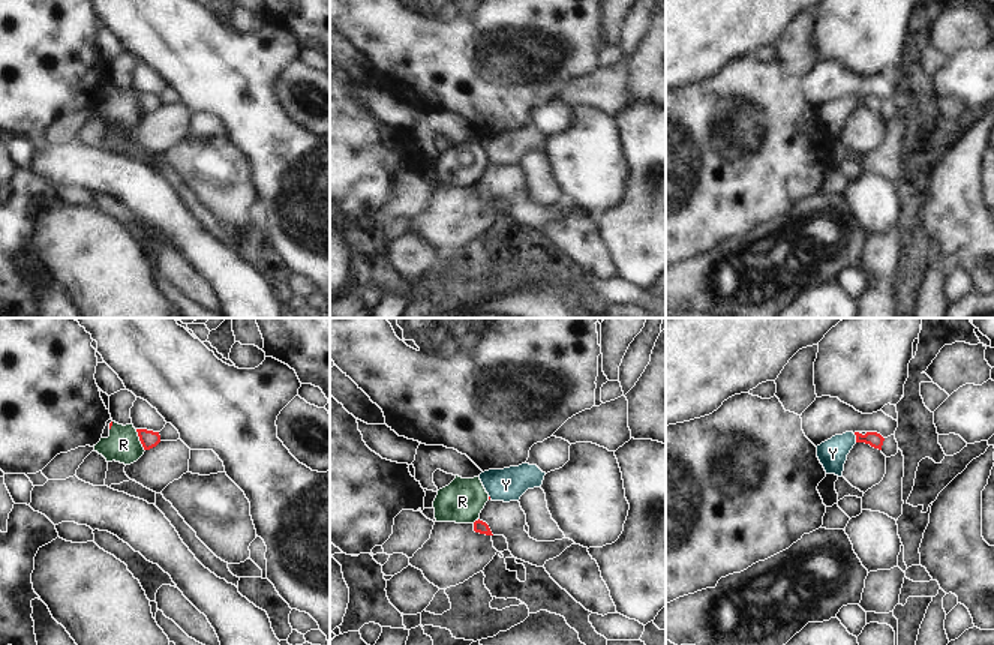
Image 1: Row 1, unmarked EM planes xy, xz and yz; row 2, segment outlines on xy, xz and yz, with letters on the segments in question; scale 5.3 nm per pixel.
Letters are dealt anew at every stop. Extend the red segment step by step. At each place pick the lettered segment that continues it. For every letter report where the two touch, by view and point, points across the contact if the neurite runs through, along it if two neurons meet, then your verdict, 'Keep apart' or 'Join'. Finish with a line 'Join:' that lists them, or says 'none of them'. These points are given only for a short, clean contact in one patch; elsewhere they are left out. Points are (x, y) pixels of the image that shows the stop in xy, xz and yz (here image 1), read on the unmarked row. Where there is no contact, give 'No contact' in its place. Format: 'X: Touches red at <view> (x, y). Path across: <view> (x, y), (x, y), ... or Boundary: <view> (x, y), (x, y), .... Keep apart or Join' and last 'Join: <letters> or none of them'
R: Touches red at xy (140, 104). Boundary: xy (135, 93), (144, 114). Keep apart
Y: Touches red at yz (856, 102). Path across: yz (873, 102), (856, 102), (849, 102), (832, 117). Join
Join: Y

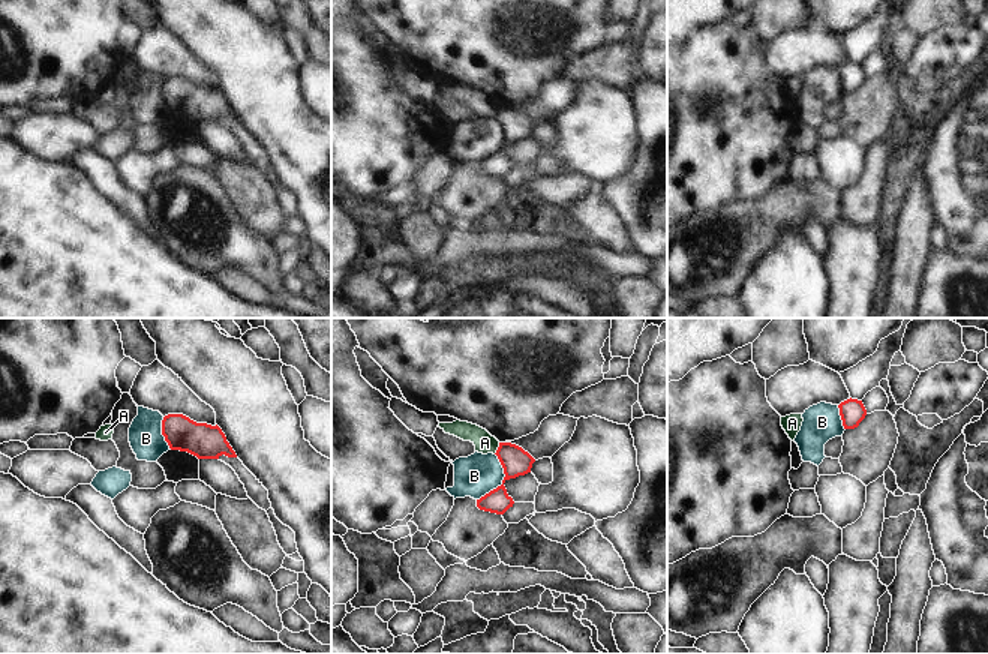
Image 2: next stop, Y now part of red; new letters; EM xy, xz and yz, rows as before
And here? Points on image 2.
A: Touches red at xz (498, 113). Boundary: xz (499, 107), (494, 117). Keep apart
B: Touches red at xz (502, 144). Boundary: xz (495, 117), (504, 143), (477, 164). Keep apart
Join: none of them

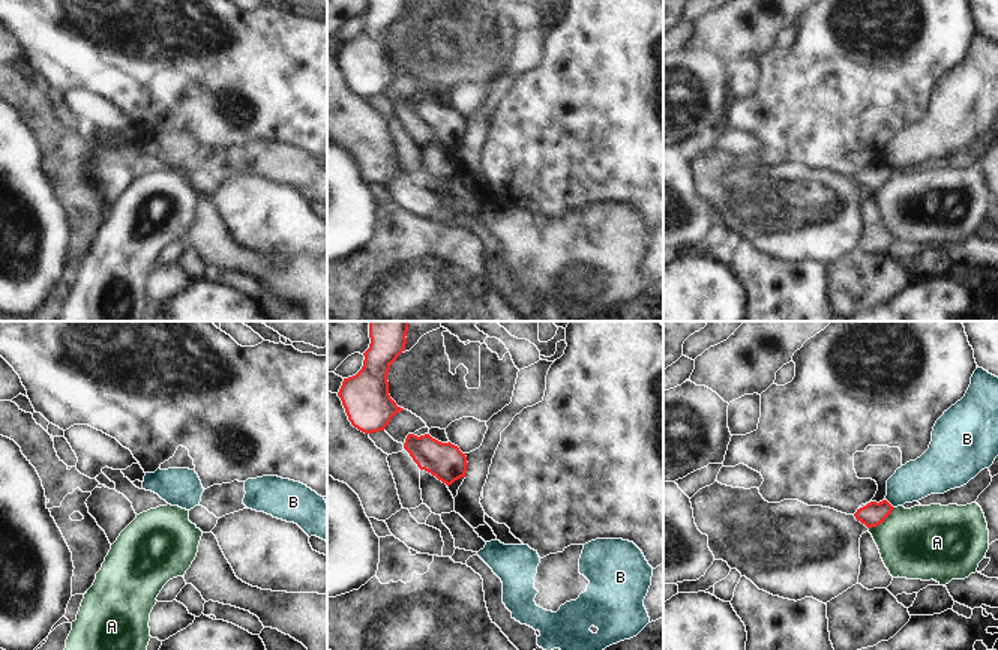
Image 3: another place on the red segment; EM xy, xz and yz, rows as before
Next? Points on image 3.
A: Touches red at yz (883, 185). Boundary: yz (893, 171), (883, 185), (869, 192). Keep apart
B: Touches red at yz (887, 165). Boundary: yz (884, 162), (893, 170). Keep apart
Join: none of them

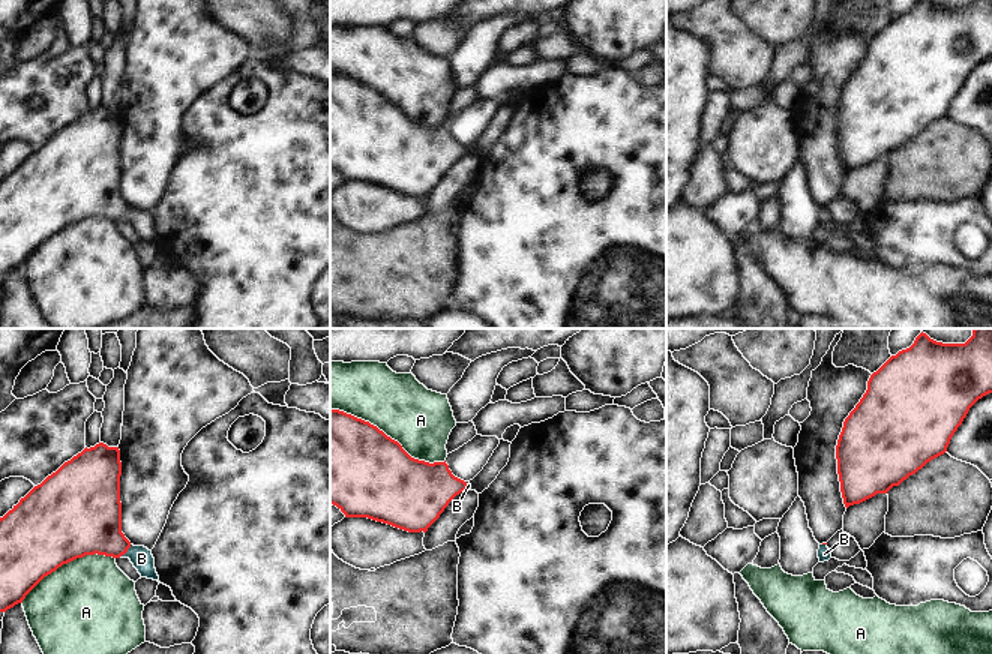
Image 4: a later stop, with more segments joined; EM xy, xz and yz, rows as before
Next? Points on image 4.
A: Touches red at xz (386, 99). Keep apart
B: Touches red at xy (126, 215). Path across: xy (90, 185), (113, 207), (126, 215), (141, 222). Join
Join: B

